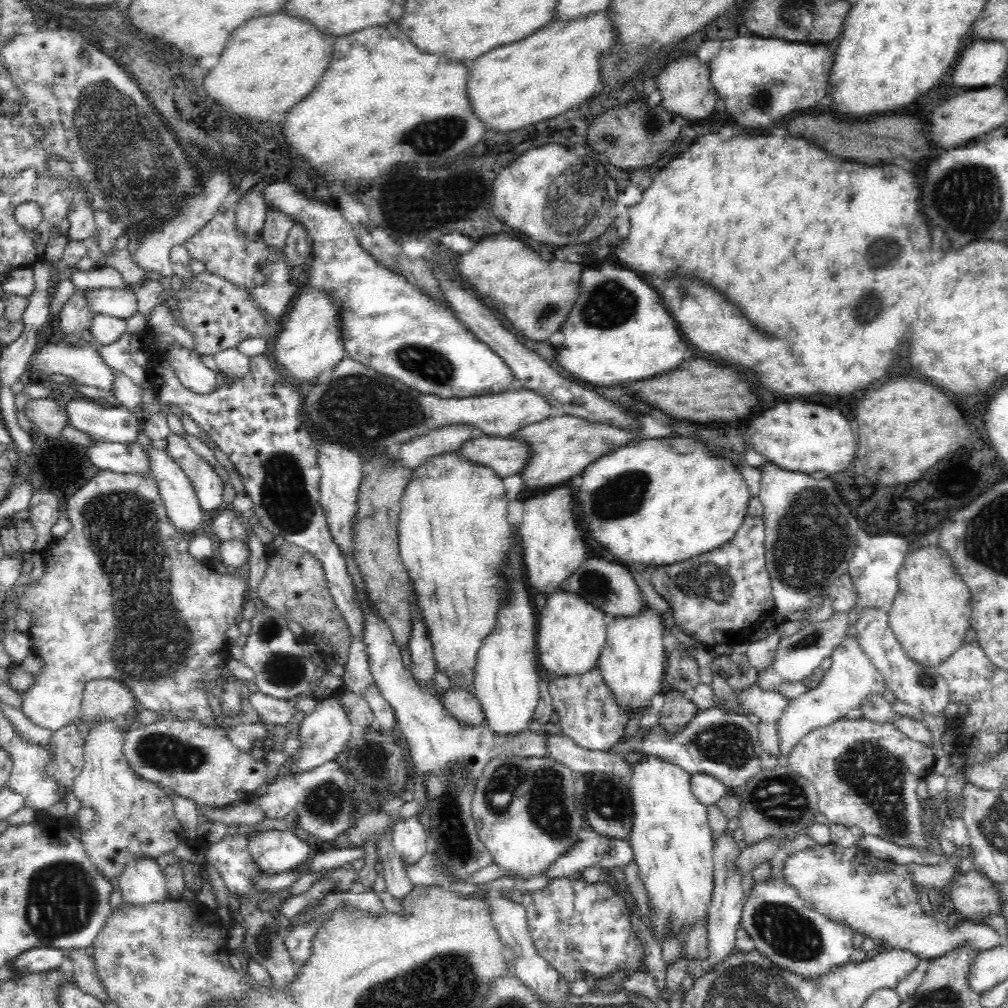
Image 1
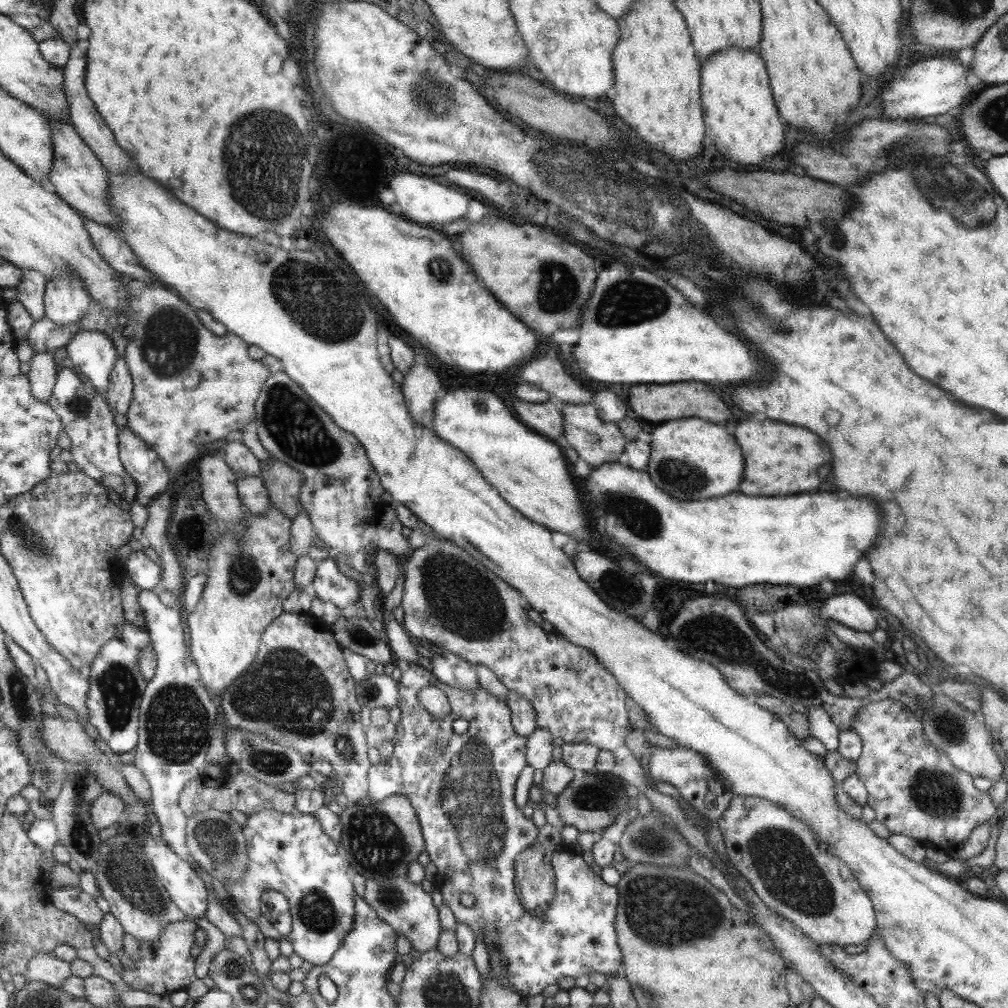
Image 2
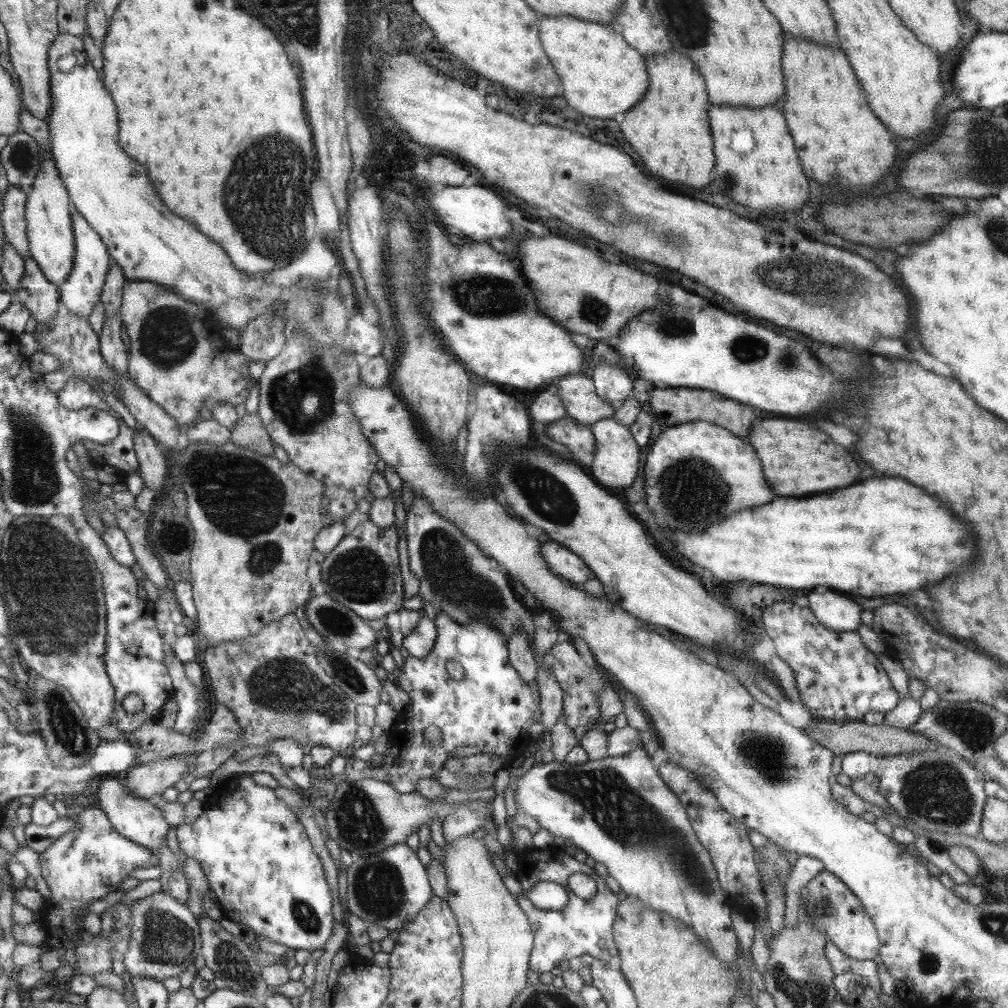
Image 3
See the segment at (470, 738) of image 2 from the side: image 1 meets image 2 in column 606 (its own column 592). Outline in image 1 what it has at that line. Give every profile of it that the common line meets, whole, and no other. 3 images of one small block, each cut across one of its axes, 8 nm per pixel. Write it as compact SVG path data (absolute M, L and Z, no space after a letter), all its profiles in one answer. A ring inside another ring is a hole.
M574 874L564 878L546 876L546 884L542 884L542 888L518 888L518 884L514 884L514 888L510 888L505 896L525 908L528 934L534 942L537 954L546 959L550 967L557 970L568 984L578 979L578 972L581 970L595 978L610 974L618 968L634 971L645 958L642 943L630 927L630 912L626 907L626 899L616 894L606 882L586 880L586 876L582 874L578 874L577 879Z

